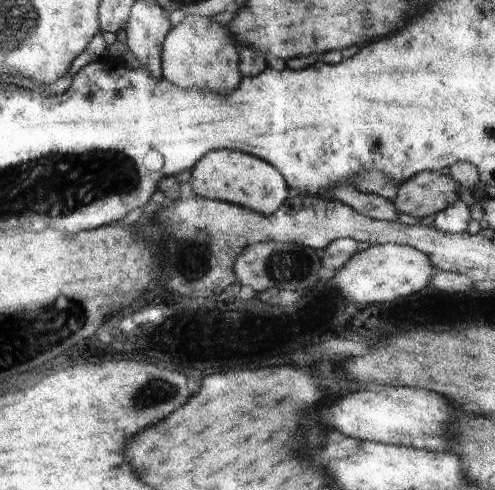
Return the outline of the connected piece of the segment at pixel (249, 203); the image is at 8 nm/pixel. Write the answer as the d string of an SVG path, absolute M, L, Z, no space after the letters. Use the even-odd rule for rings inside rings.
M222 149L207 154L194 169L194 176L188 187L192 194L209 199L223 200L248 207L251 211L268 216L278 212L283 202L292 194L287 181L264 159L241 150Z

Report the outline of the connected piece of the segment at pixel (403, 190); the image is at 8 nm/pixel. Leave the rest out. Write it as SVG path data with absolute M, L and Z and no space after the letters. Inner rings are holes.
M424 171L400 183L393 203L397 211L416 218L434 216L460 200L455 179L438 172Z

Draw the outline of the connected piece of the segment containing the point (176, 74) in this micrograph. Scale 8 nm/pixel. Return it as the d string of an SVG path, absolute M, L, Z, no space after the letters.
M200 14L186 15L168 35L163 50L163 71L168 80L185 89L200 88L218 94L230 94L243 82L242 46L230 24L224 26Z

